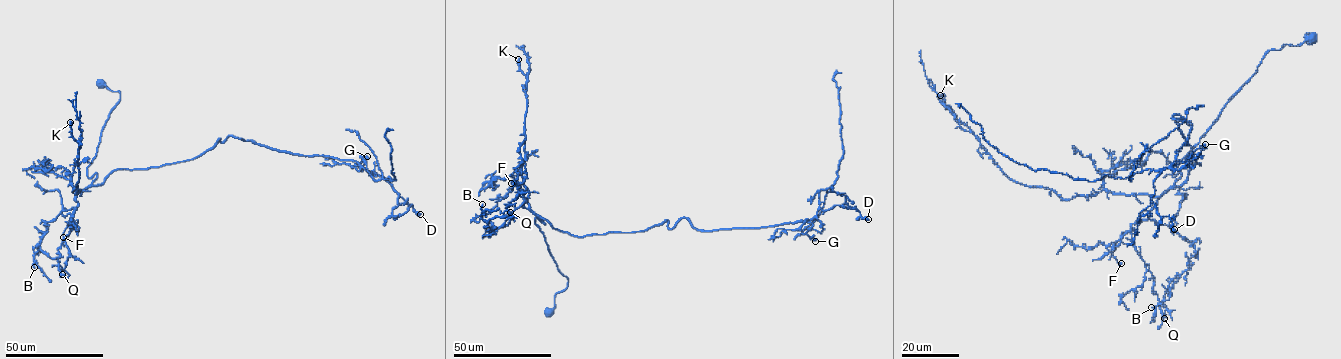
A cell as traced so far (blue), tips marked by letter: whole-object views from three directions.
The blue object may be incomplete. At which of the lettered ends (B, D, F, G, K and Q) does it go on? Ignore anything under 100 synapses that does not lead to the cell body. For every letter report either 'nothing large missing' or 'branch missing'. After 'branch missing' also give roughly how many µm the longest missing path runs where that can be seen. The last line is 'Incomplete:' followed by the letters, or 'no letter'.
B: nothing large missing
D: nothing large missing
F: nothing large missing
G: nothing large missing
K: nothing large missing
Q: nothing large missing
Incomplete: no letter

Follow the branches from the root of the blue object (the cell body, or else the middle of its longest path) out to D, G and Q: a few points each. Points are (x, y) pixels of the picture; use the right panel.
D: (1309, 38), (1265, 55), (1176, 188), (1200, 164), (1172, 117), (1190, 123), (1187, 143), (1151, 201), (1174, 229)
G: (1309, 38), (1265, 55), (1172, 188), (1200, 164), (1172, 117), (1191, 125), (1179, 161), (1205, 144)
Q: (1309, 38), (1265, 55), (1171, 175), (1181, 176), (1132, 224), (1164, 318)

